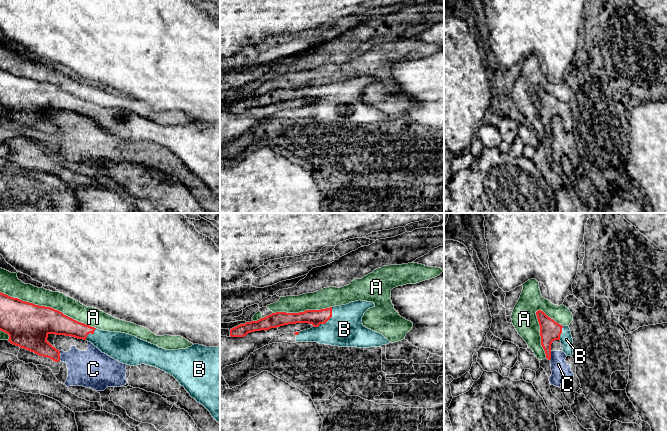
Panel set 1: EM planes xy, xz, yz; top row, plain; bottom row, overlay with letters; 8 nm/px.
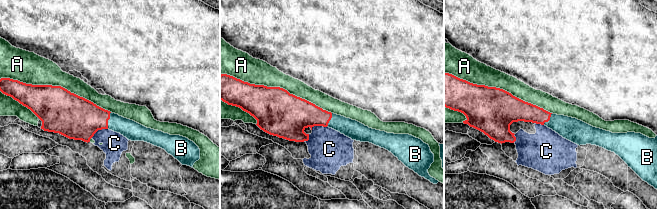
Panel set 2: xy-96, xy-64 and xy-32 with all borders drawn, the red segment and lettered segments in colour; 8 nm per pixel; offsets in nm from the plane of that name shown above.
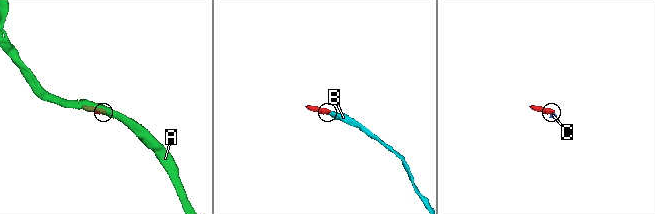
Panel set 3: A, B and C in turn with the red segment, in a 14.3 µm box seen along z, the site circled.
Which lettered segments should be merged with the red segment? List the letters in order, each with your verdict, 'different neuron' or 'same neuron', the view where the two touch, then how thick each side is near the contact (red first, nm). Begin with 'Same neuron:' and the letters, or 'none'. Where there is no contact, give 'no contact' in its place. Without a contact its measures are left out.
Same neuron: B
A: different neuron; contact in xy; calibres 360 and 150 nm
B: same neuron; contact in xz; calibres 130 and 280 nm
C: different neuron; contact in yz; calibres 160 and 160 nm

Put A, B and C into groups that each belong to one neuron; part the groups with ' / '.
A / B / C

